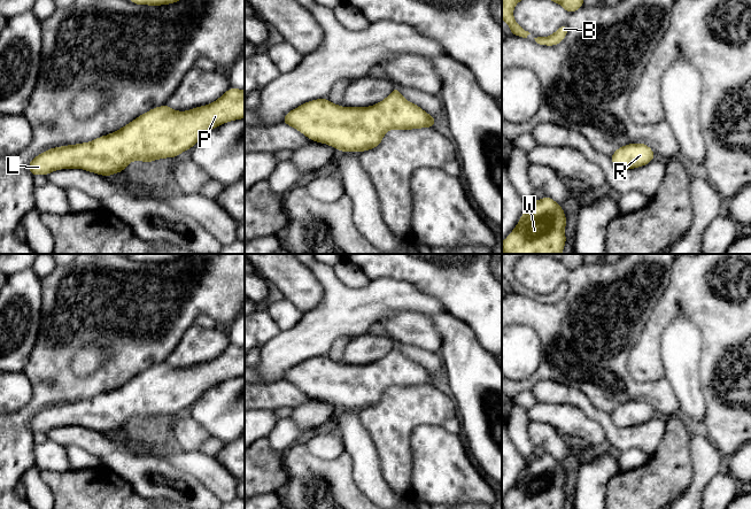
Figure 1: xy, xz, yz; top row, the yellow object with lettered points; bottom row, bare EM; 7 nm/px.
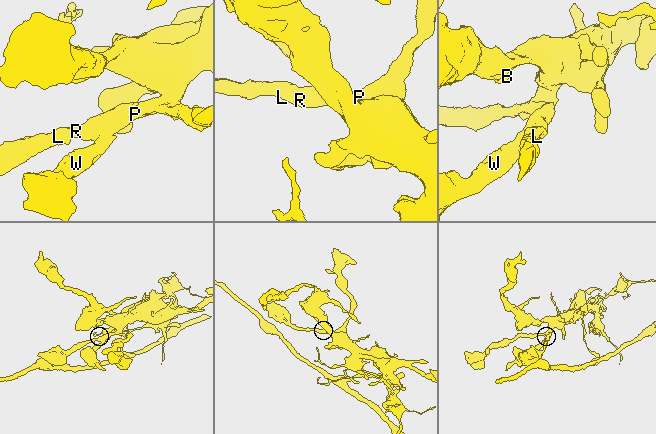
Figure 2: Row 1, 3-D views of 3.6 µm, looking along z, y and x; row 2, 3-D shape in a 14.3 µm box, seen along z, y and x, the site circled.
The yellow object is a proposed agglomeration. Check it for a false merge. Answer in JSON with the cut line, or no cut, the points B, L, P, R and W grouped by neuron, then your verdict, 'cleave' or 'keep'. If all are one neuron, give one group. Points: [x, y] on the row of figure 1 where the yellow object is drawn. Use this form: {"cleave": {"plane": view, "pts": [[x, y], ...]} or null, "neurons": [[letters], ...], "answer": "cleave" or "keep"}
{"cleave": null, "neurons": [["B", "L", "P", "R", "W"]], "answer": "keep"}

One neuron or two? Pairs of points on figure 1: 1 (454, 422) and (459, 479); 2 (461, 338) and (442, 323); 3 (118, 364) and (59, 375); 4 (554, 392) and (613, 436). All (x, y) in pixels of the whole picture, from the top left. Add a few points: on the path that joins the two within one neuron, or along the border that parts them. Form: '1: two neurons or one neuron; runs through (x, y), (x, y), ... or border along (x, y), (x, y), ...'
1: two neurons; border along (441, 425), (449, 432), (459, 434)
2: one neuron; runs through (456, 334), (447, 325)
3: one neuron; runs through (103, 379), (98, 383), (74, 383)
4: one neuron; runs through (570, 395), (579, 399), (602, 419)

